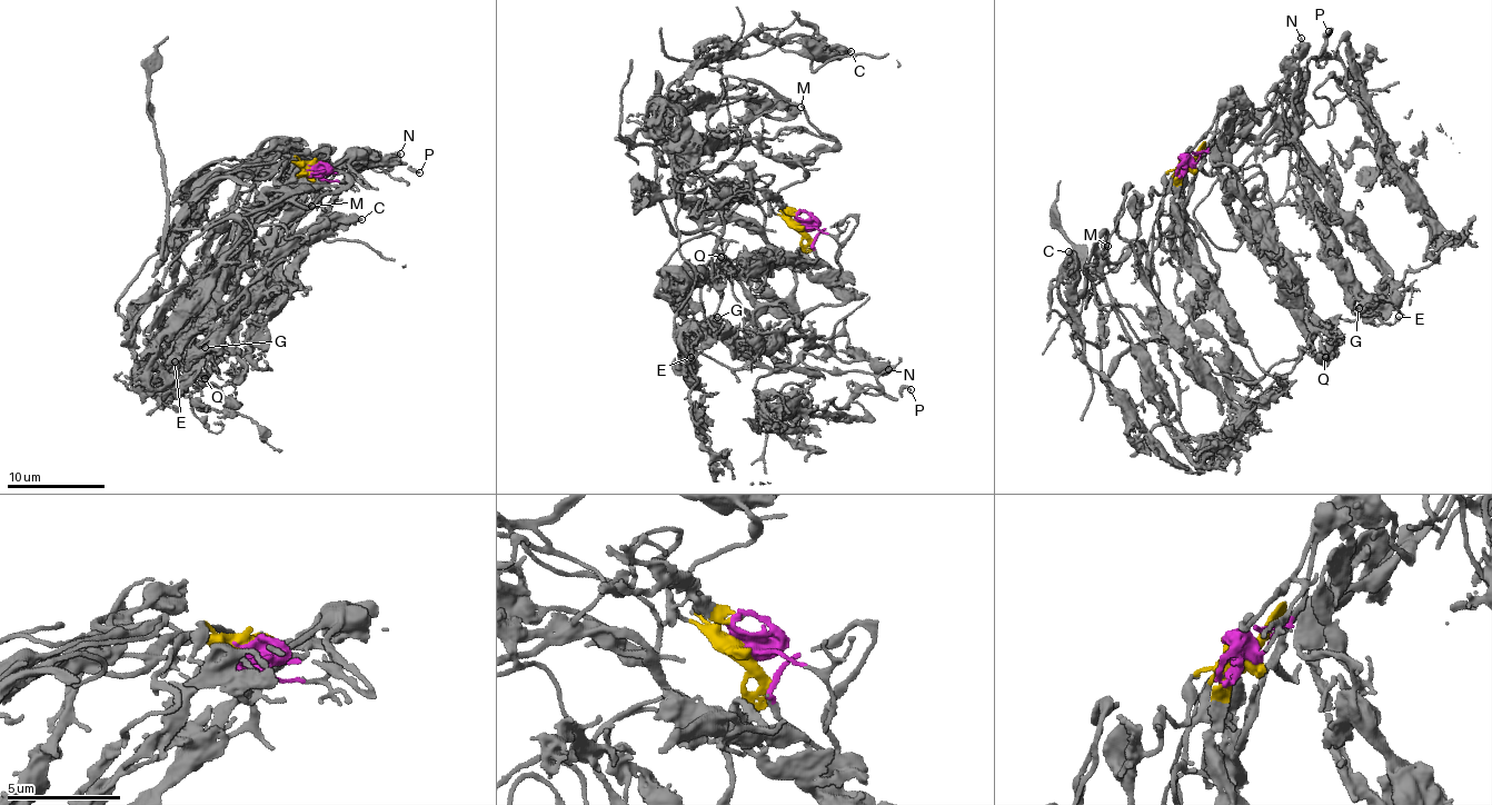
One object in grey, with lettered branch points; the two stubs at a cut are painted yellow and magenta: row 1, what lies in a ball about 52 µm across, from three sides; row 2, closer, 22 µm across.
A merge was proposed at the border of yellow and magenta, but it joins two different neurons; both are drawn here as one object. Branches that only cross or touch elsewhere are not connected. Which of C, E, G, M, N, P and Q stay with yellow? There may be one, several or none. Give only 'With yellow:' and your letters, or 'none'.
With yellow: C, M

